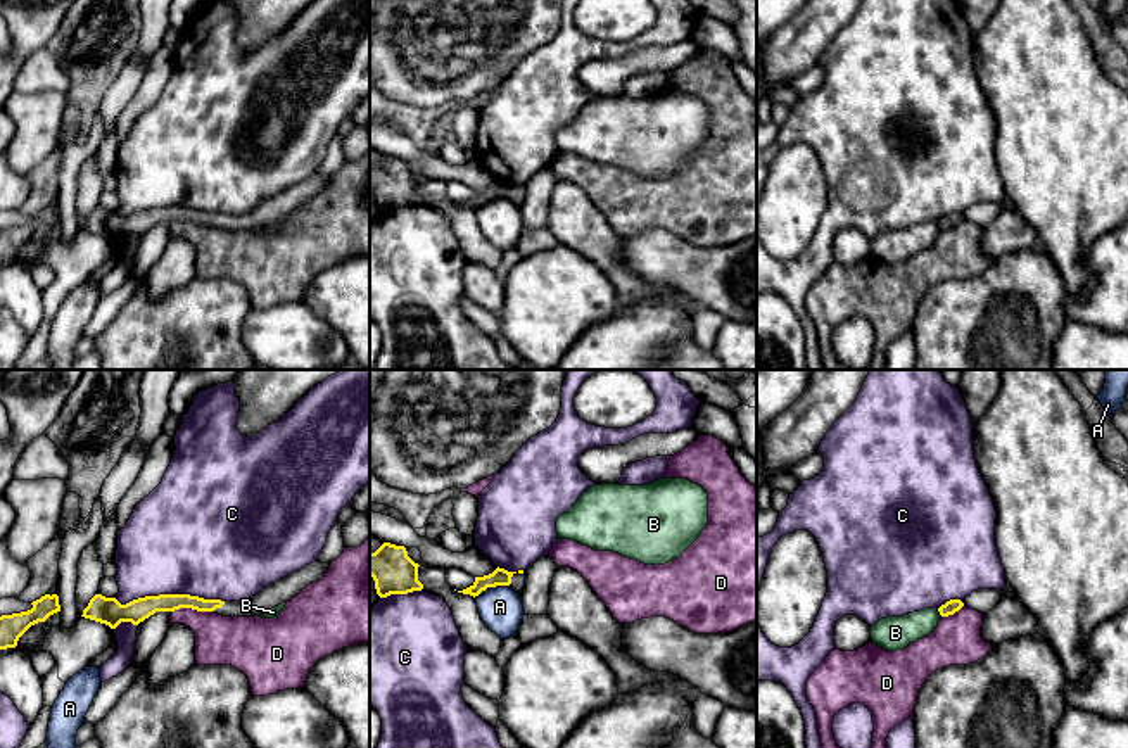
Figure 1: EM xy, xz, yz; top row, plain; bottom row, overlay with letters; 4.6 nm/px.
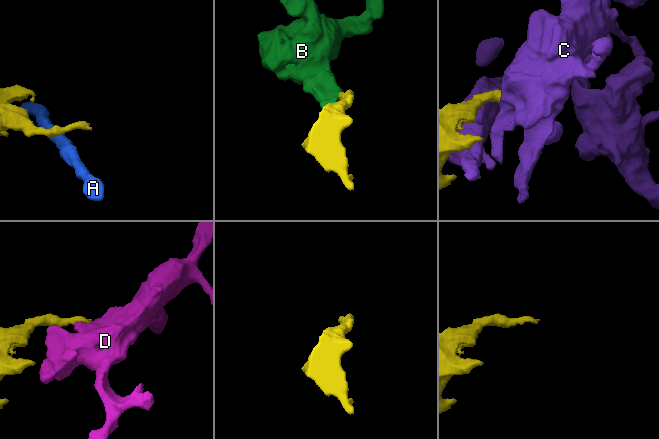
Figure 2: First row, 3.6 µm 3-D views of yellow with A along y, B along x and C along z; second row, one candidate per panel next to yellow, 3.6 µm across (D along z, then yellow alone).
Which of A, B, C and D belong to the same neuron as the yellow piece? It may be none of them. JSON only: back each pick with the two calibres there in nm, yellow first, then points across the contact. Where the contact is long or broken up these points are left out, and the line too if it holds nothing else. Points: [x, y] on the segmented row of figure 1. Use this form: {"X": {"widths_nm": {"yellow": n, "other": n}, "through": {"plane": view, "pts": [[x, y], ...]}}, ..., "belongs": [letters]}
{"belongs": []}

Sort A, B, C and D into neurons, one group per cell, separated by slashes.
A / B / C / D

